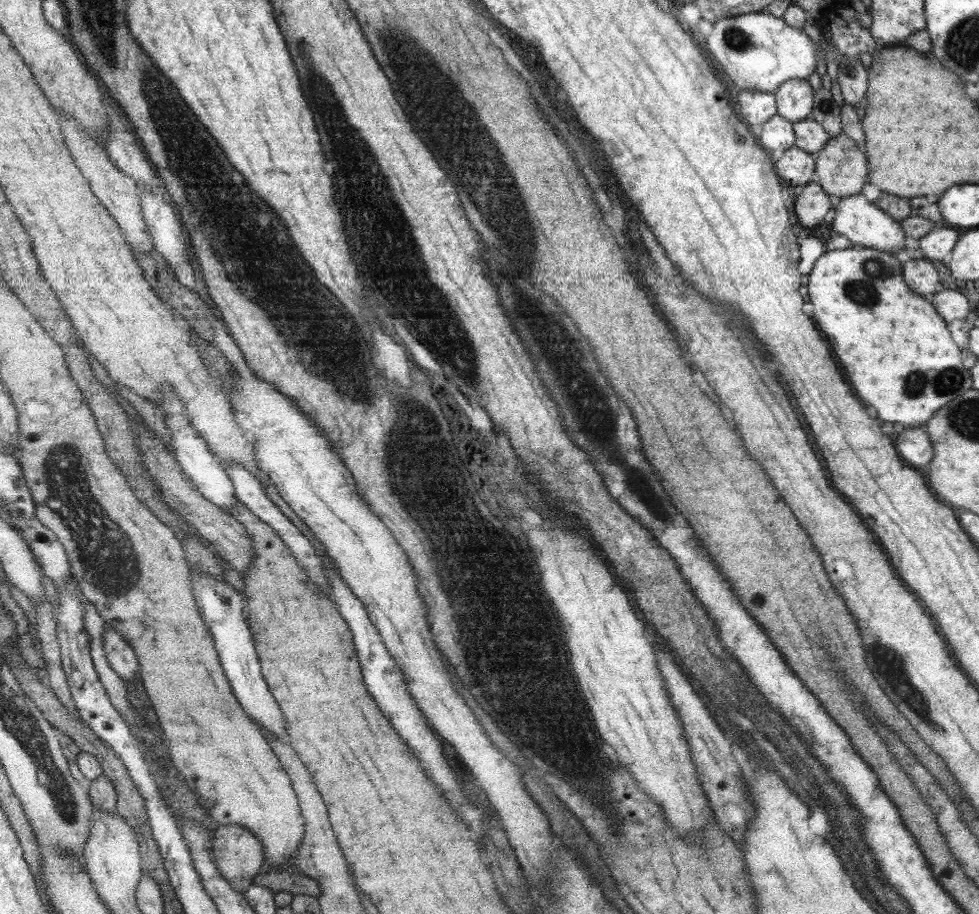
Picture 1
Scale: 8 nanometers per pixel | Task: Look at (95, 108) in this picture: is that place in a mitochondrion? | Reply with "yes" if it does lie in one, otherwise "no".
no

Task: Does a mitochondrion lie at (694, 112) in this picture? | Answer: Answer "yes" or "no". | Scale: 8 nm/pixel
no

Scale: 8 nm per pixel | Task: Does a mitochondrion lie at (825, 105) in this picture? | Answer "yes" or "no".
yes

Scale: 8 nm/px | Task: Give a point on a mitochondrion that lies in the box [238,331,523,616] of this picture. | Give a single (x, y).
(350, 383)

